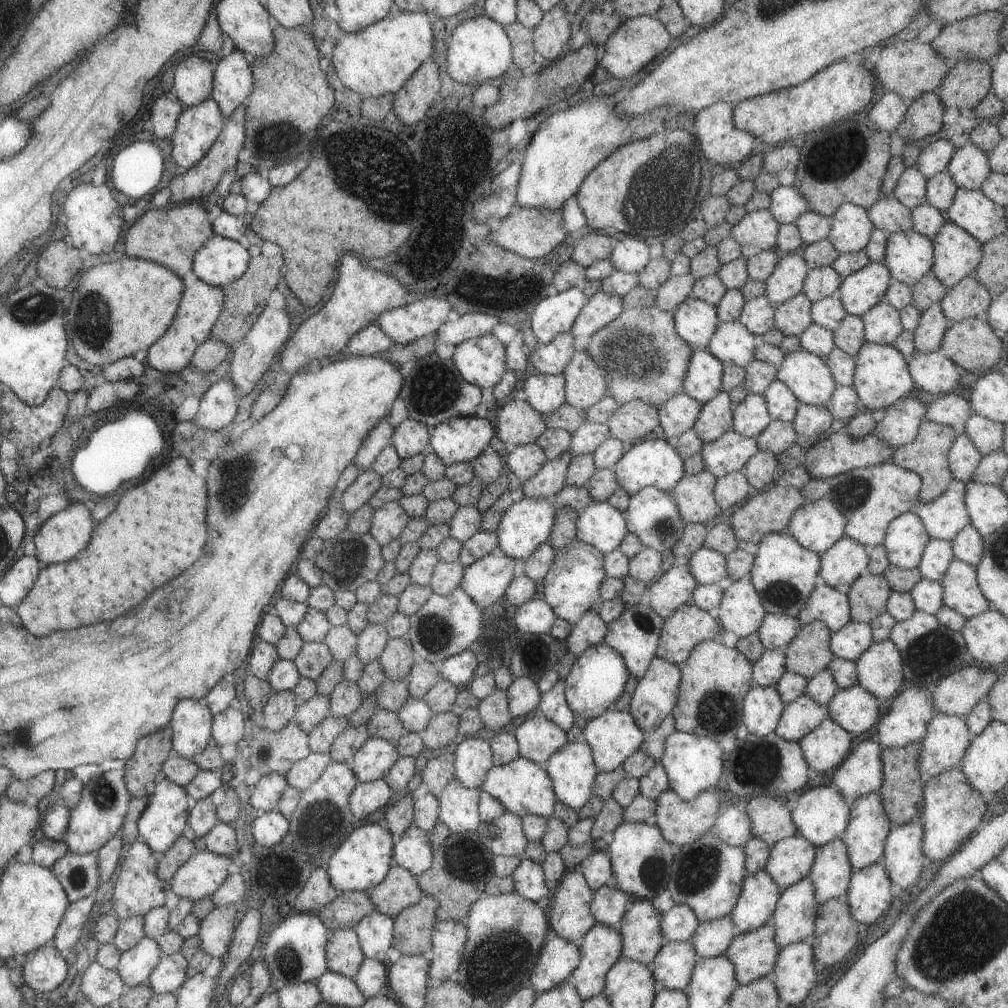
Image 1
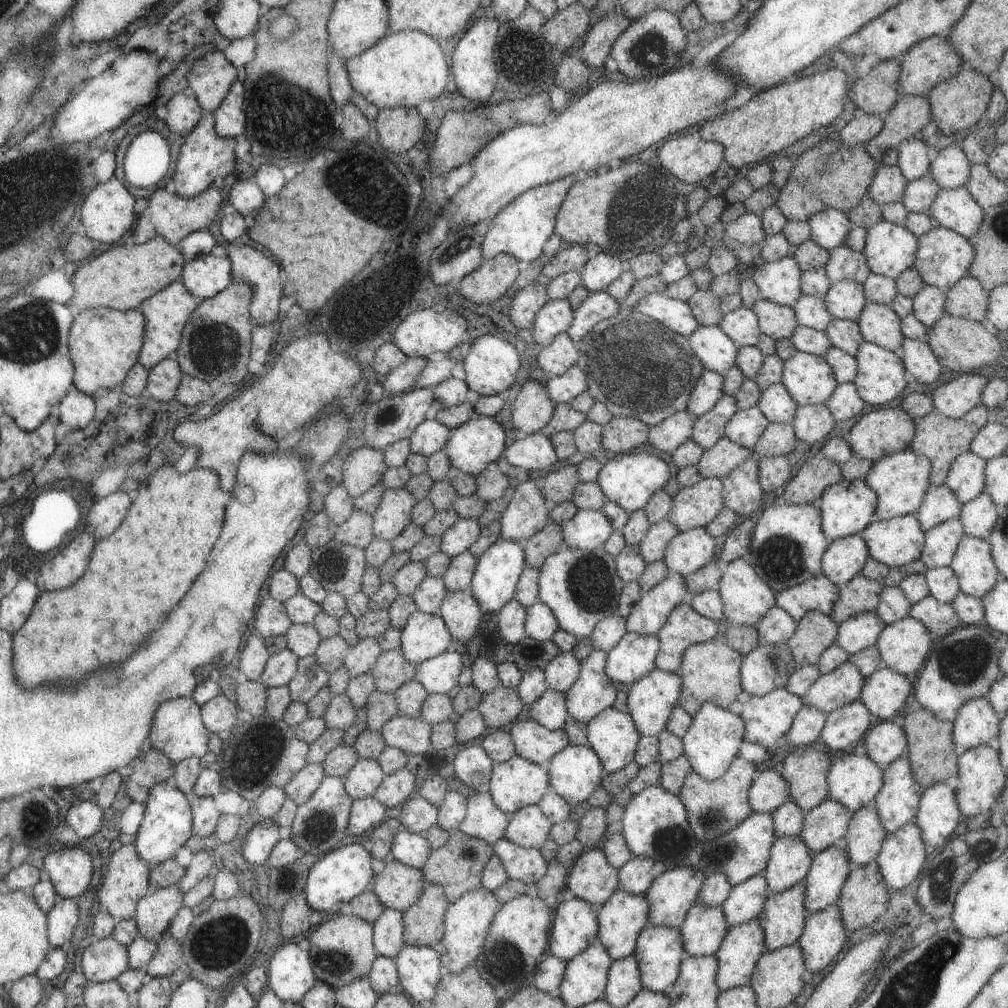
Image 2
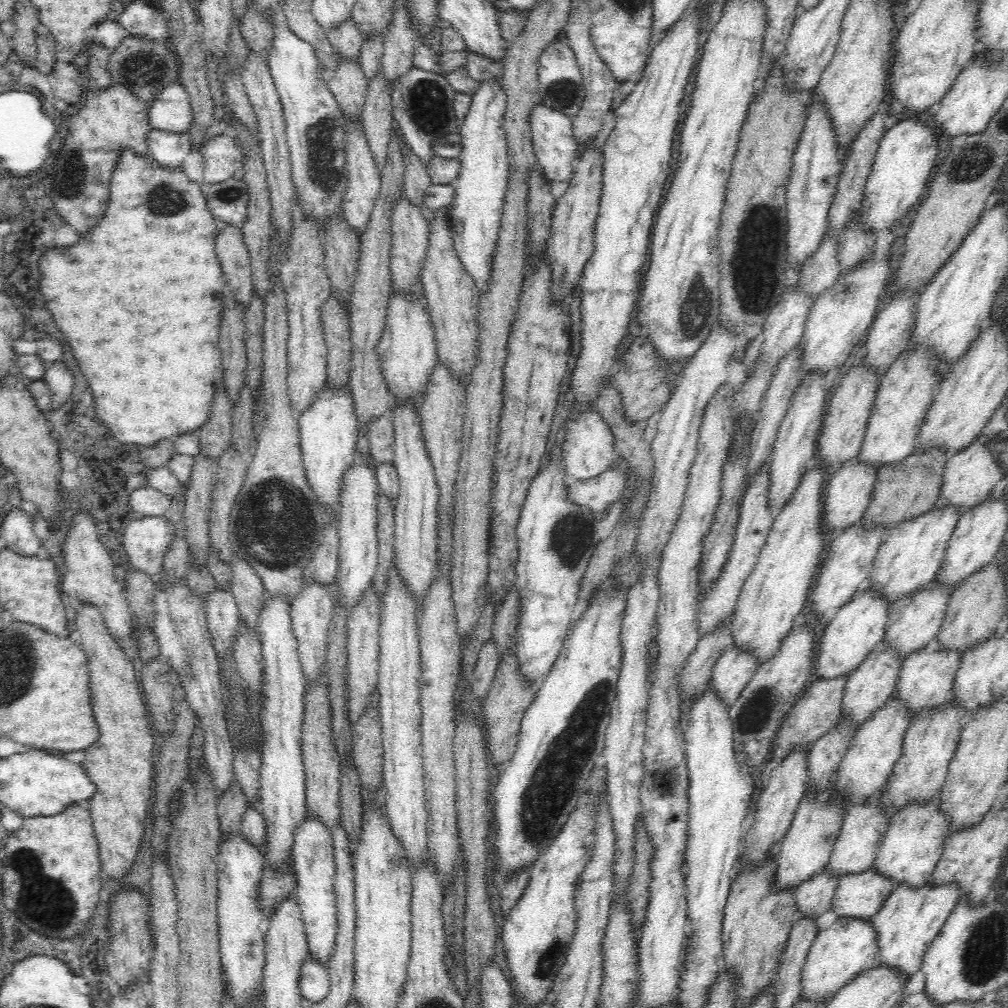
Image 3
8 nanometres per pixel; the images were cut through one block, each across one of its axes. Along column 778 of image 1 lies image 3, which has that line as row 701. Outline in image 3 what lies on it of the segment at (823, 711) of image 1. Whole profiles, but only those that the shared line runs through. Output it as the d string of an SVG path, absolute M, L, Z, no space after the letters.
M731 646L714 663L709 685L715 689L716 697L722 701L722 705L730 710L756 671L754 653Z

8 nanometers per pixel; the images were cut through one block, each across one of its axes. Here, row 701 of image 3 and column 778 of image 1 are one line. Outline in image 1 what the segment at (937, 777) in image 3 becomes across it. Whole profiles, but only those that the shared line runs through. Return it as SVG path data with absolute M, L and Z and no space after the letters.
M765 923L749 932L738 933L731 940L723 957L733 964L737 985L753 982L771 972L779 954L773 935L773 926Z

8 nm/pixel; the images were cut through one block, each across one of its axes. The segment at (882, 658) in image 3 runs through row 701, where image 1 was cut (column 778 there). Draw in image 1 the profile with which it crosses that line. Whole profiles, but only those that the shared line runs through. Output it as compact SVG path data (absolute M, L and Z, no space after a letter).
M793 834L770 847L762 870L779 888L785 889L806 876L816 850L799 834Z

